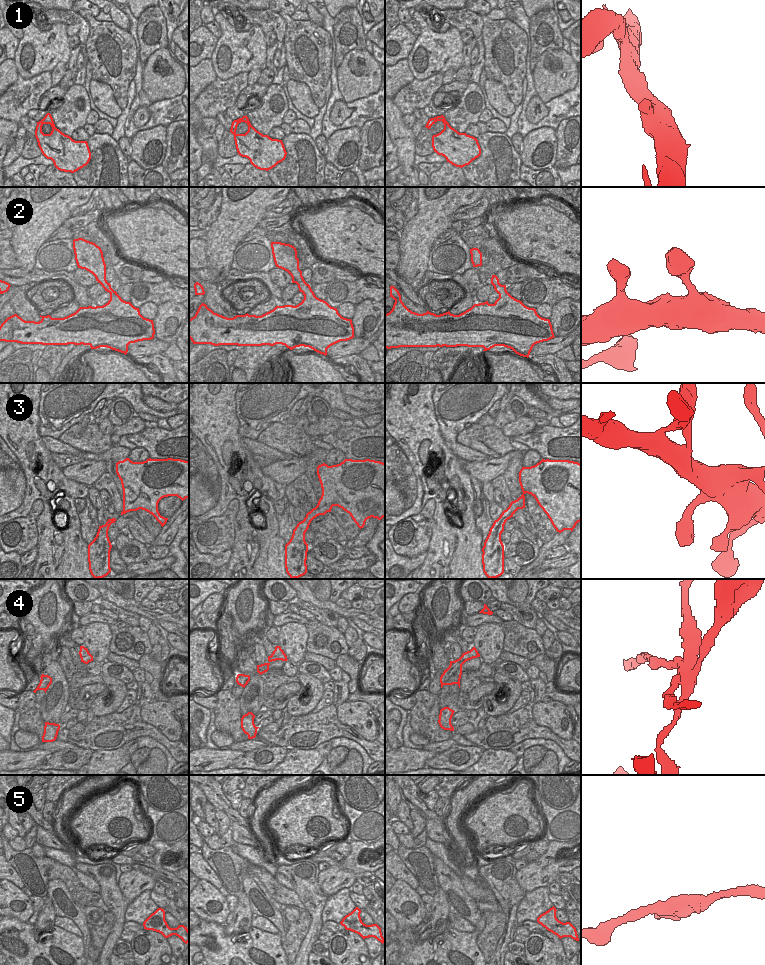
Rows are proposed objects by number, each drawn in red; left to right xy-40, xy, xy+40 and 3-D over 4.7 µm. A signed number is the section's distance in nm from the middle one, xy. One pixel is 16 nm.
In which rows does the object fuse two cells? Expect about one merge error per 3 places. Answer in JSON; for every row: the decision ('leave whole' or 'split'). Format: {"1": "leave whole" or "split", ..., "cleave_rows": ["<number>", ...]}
{"1": "leave whole", "2": "leave whole", "3": "leave whole", "4": "split", "5": "split", "cleave_rows": ["4", "5"]}

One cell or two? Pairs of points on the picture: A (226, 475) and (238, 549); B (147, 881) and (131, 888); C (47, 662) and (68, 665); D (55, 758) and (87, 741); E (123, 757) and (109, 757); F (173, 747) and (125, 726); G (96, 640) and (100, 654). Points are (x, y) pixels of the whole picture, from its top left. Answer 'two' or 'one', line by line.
A: one
B: one
C: two
D: two
E: one
F: one
G: one

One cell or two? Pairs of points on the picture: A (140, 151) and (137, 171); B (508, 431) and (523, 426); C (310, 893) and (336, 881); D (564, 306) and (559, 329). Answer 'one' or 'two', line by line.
A: two
B: one
C: two
D: one

